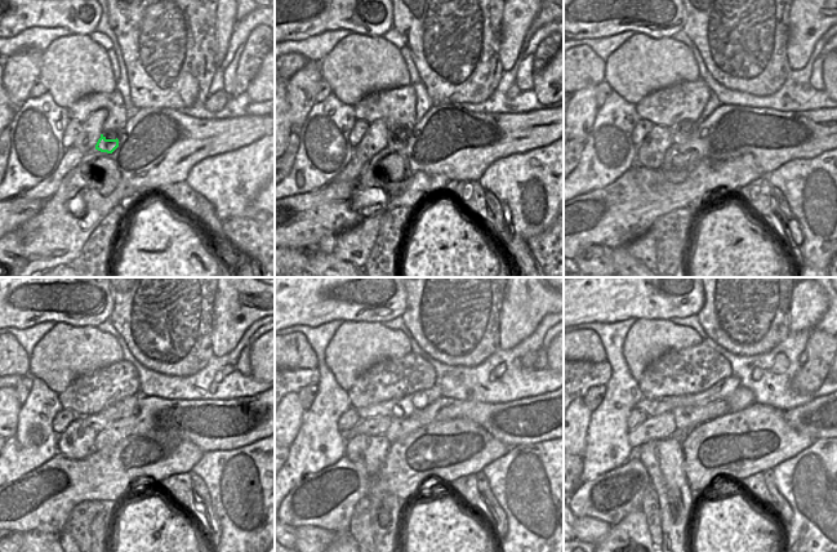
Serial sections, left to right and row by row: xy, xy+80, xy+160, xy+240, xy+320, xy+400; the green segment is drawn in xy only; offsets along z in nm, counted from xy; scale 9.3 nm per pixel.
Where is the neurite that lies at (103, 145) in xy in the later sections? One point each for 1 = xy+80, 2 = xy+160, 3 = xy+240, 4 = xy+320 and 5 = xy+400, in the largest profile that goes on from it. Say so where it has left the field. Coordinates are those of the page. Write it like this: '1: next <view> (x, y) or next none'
1: next xy+80 (392, 141)
2: next xy+160 (677, 137)
3: next xy+240 (98, 421)
4: next xy+320 (378, 426)
5: next xy+400 (663, 426)

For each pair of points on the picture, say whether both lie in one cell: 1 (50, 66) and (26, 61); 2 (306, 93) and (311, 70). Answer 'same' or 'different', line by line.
1: different
2: same

